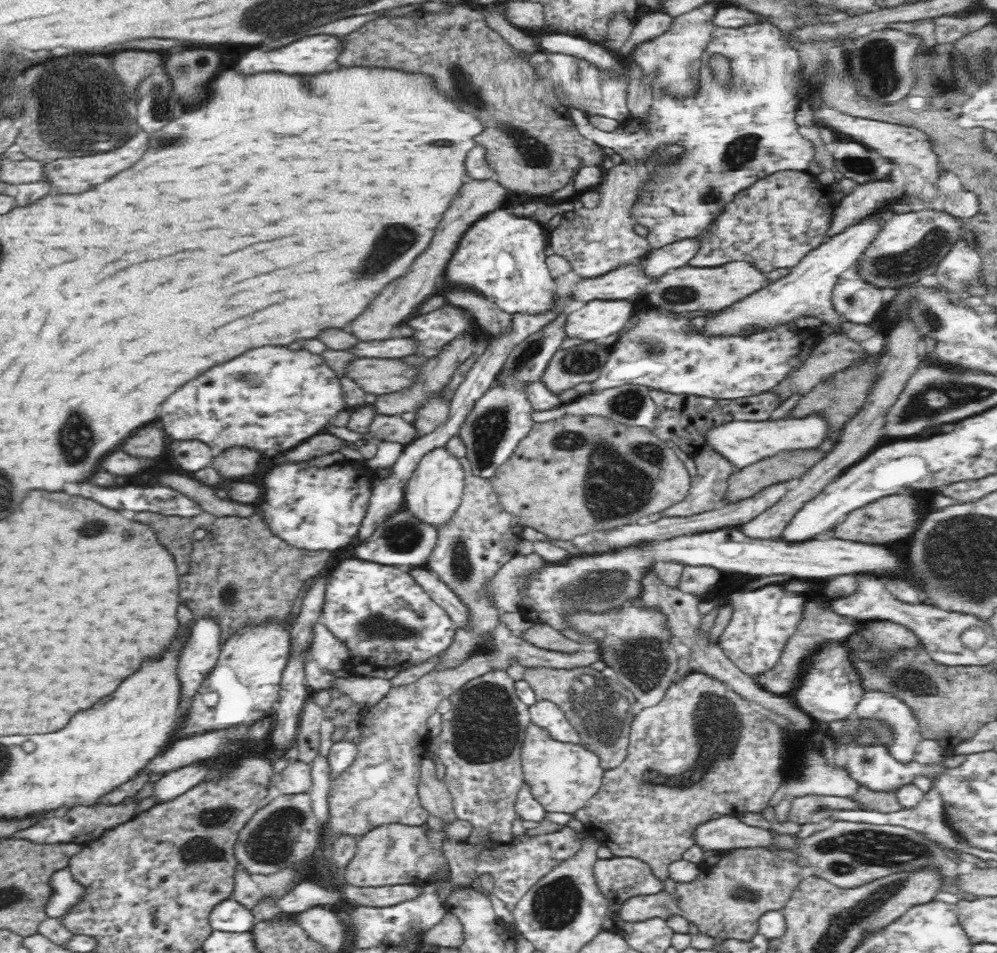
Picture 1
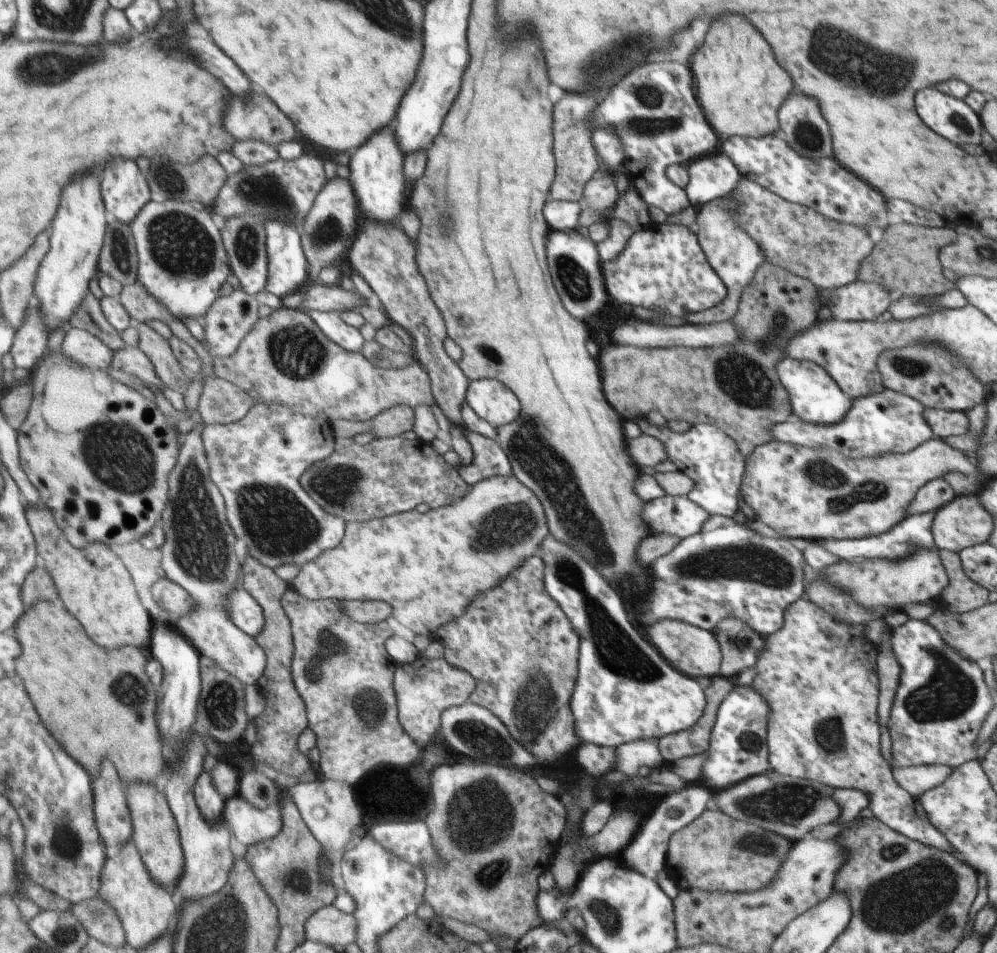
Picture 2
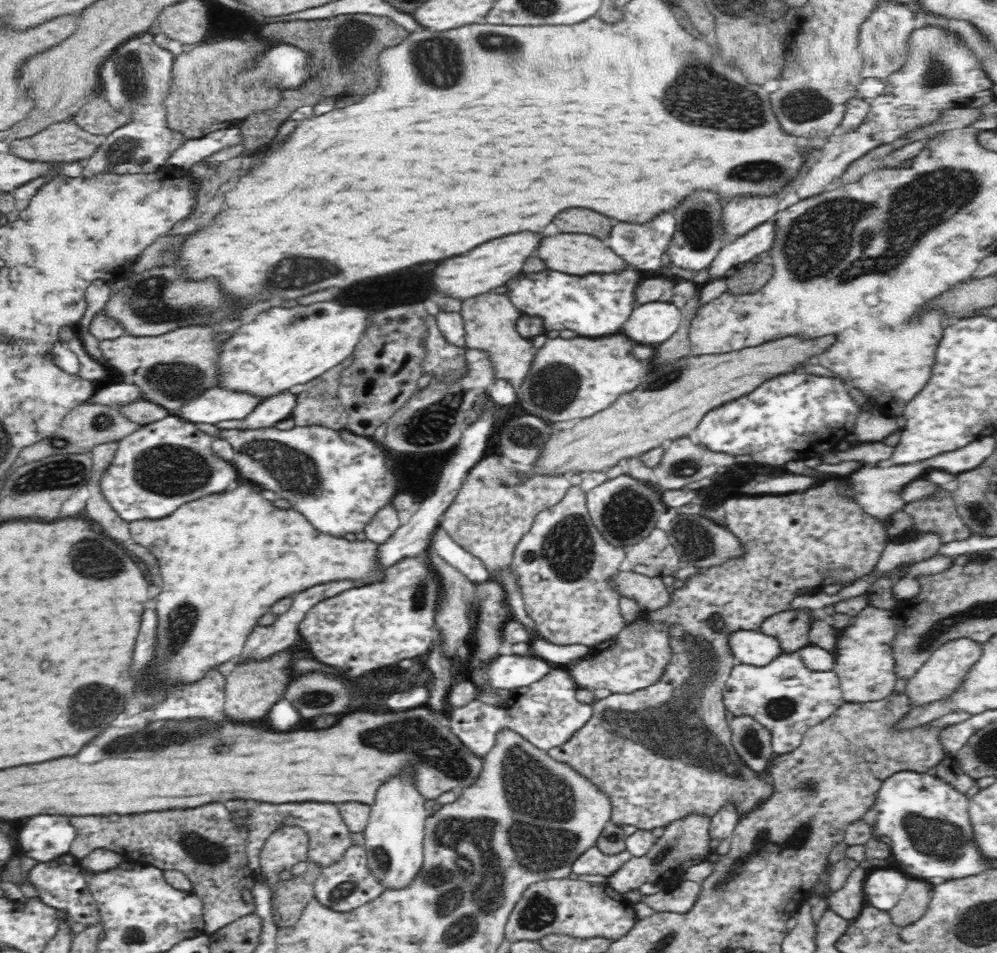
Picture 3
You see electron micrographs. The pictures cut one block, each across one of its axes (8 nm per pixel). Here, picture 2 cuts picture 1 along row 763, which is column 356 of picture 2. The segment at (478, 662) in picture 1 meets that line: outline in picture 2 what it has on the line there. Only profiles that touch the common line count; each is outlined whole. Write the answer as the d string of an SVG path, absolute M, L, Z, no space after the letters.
M281 308L273 311L273 313L268 317L261 318L257 324L255 324L253 330L245 336L245 339L237 352L229 357L213 356L212 367L215 374L224 380L229 380L229 382L234 383L238 388L247 392L255 400L255 403L259 400L259 403L269 405L273 405L273 402L277 402L277 404L289 404L289 406L295 406L295 404L315 404L315 406L319 406L321 410L325 410L325 412L327 412L331 418L335 418L335 420L369 421L370 419L379 416L385 410L392 408L394 405L406 405L411 408L415 408L418 405L429 407L430 380L427 380L428 375L424 372L423 368L417 363L417 361L407 364L407 366L401 368L401 370L383 370L383 368L373 368L373 366L363 358L360 352L348 352L340 345L332 342L332 340L329 339L328 336L320 330L320 327L312 320L309 313L300 308L296 310Z

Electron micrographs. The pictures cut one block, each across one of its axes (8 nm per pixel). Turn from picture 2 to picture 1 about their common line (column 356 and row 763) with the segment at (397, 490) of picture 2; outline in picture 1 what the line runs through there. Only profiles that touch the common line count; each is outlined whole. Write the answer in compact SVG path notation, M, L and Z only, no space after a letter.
M490 670L486 674L480 675L478 678L470 679L470 682L467 682L464 686L461 686L454 694L449 696L449 700L451 701L451 709L441 716L441 732L439 736L442 736L442 732L448 732L448 736L450 736L450 746L448 746L448 760L444 762L444 766L446 767L446 776L444 778L445 784L448 786L448 790L450 790L450 795L453 798L453 810L455 816L462 821L467 821L472 827L472 832L470 832L470 836L466 838L461 843L455 844L456 850L454 853L447 854L447 860L449 861L449 869L450 874L448 876L448 880L453 884L460 885L460 887L470 887L474 881L479 878L482 874L490 874L494 880L494 895L498 897L502 902L504 902L506 908L511 910L516 906L517 902L526 895L526 892L532 888L532 886L536 886L540 879L548 874L551 870L554 870L554 867L557 867L562 861L573 857L579 850L582 848L583 839L580 833L576 832L576 830L564 827L562 830L558 832L551 832L545 834L539 834L536 836L530 836L525 834L521 834L520 836L512 836L511 835L511 827L514 826L514 822L518 822L518 819L521 816L518 815L517 807L515 805L517 796L519 794L519 790L523 787L523 771L522 771L522 762L521 762L521 749L523 746L524 738L526 736L526 730L528 725L531 723L529 706L526 706L525 703L520 701L520 698L516 695L514 691L514 681L510 678L510 675L507 671L503 670Z

